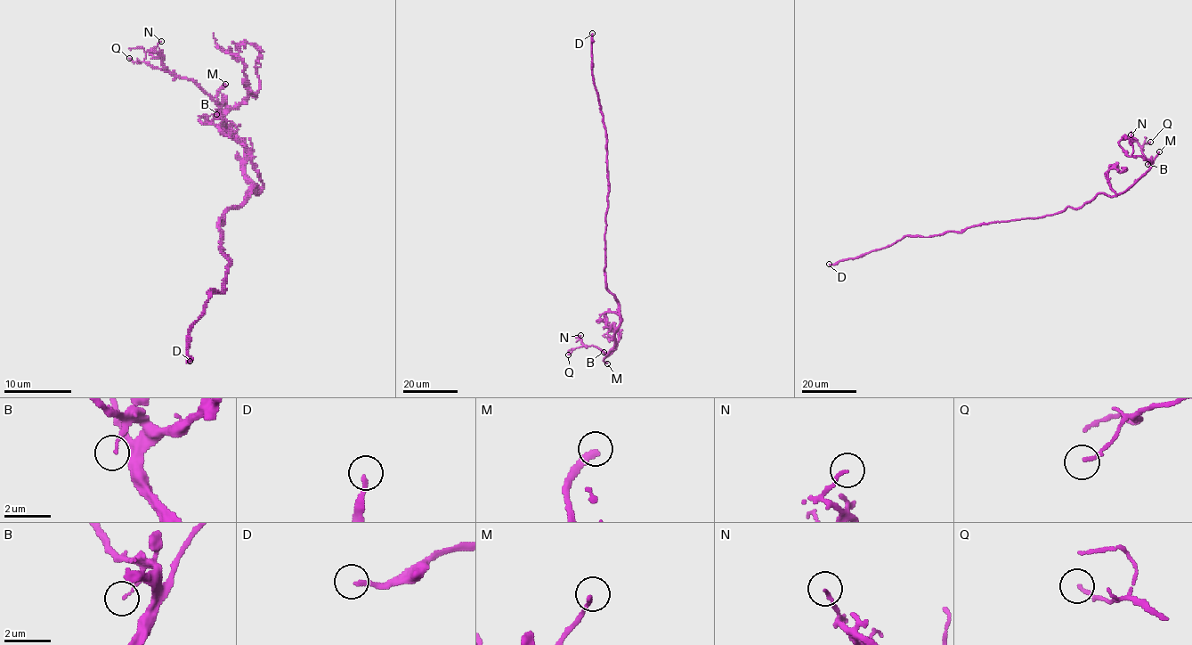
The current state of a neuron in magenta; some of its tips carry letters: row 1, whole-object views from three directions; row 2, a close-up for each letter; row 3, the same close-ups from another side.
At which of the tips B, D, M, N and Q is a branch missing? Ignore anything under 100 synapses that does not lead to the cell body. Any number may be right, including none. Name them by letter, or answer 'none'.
D, M

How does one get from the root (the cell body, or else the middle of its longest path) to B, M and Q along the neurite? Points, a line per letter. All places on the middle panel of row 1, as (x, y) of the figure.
B: (604, 236), (605, 287), (618, 302), (620, 324), (614, 333), (614, 346), (607, 355), (604, 352)
M: (604, 236), (605, 287), (618, 302), (620, 319), (614, 333), (614, 346), (604, 359), (607, 363)
Q: (604, 236), (605, 287), (618, 302), (620, 319), (614, 346), (607, 355), (593, 346), (582, 346), (568, 355)

